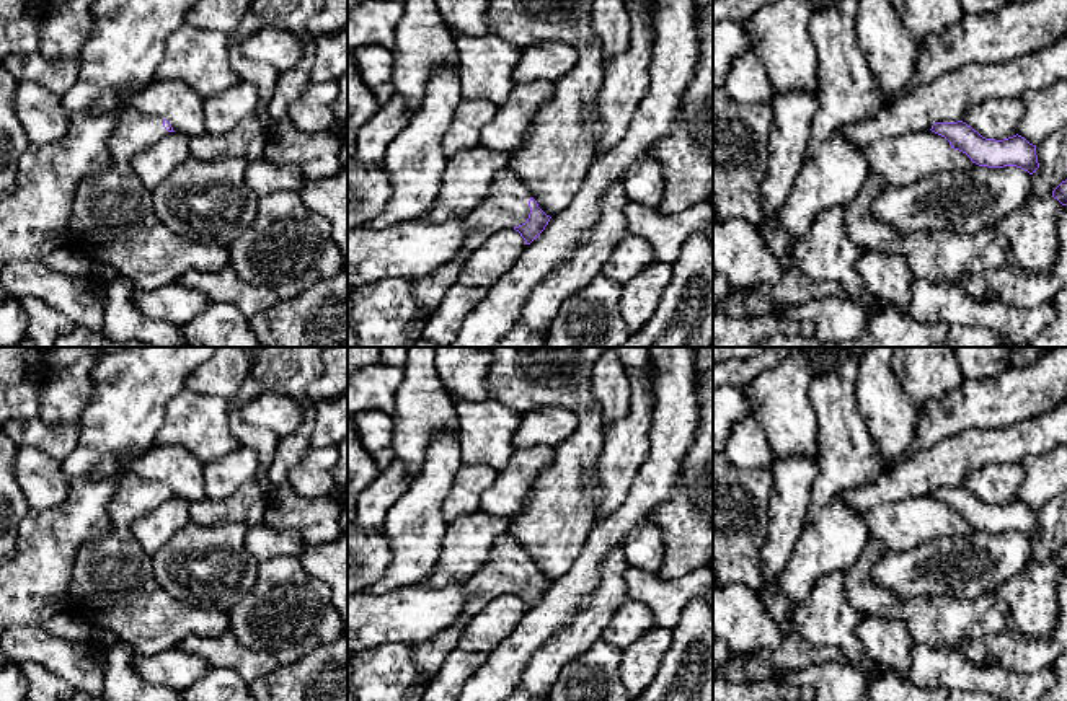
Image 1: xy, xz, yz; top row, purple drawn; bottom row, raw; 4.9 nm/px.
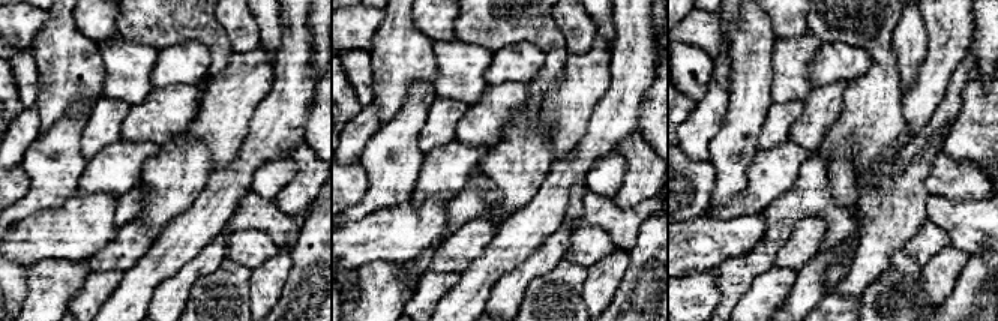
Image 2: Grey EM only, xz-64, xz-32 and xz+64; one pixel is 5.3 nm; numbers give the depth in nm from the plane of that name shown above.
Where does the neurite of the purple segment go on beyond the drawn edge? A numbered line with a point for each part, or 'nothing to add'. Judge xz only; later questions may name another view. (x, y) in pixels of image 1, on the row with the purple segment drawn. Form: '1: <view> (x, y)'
1: xz (506, 206)

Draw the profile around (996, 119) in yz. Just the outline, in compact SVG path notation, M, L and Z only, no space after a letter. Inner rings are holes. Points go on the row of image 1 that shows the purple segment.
M990 98L969 108L963 116L963 122L985 139L1003 140L1018 134L1023 116L1025 104L1021 98L1005 101Z

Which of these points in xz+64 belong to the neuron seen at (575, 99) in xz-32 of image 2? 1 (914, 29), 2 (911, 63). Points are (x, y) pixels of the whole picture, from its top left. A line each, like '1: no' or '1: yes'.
1: no
2: no

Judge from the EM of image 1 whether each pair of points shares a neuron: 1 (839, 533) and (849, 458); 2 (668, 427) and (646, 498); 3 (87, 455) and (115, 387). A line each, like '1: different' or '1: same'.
1: same
2: same
3: same

